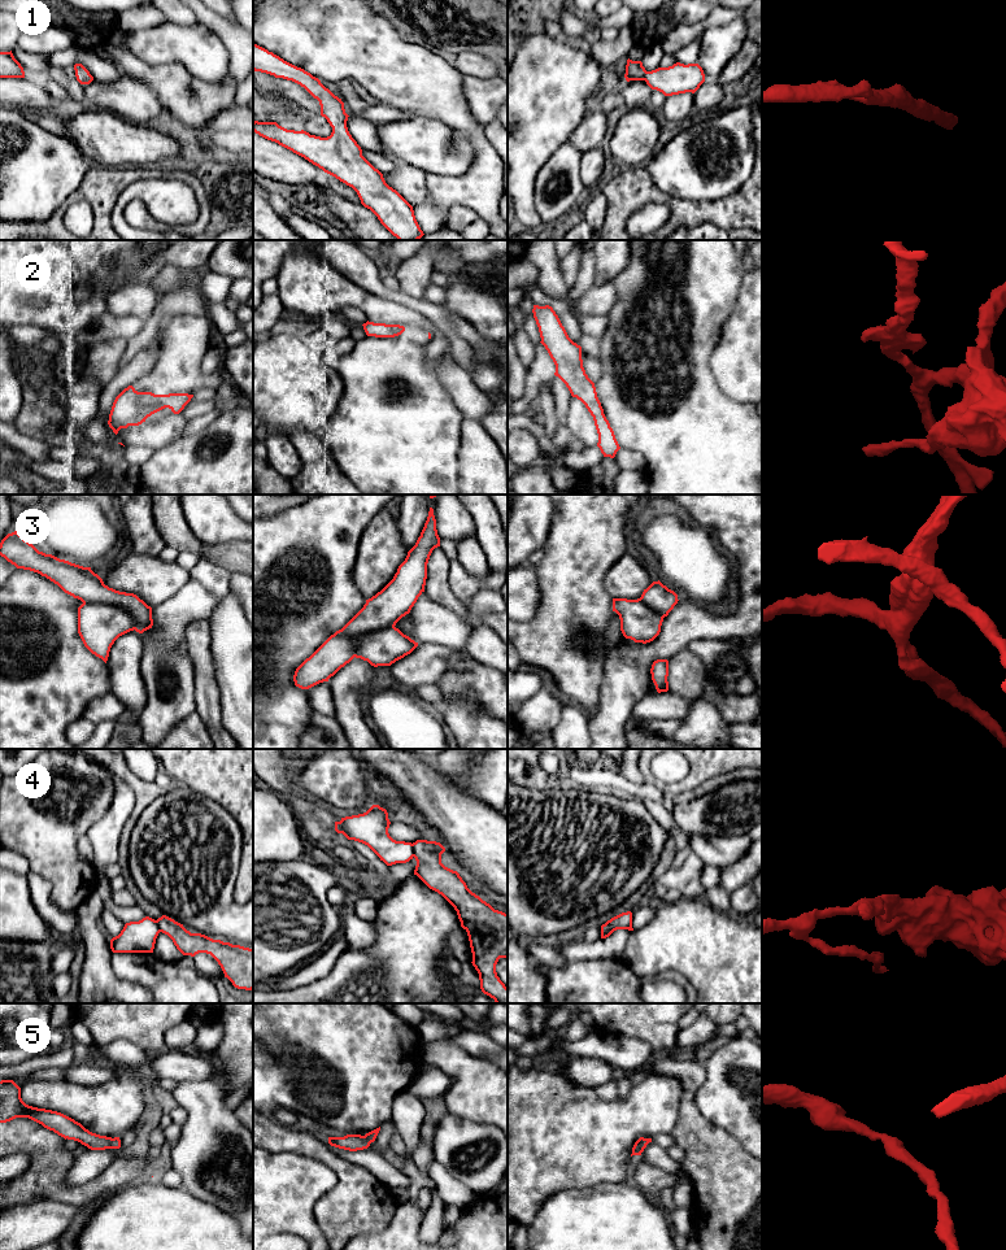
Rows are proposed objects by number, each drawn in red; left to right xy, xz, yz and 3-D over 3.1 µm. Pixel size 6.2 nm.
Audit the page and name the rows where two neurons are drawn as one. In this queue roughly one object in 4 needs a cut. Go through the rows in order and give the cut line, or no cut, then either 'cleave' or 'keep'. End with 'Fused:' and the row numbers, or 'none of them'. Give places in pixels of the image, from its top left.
1: no cut | keep
2: no cut | keep
3: no cut | keep
4: xz (412, 844), (414, 856) | cleave
5: no cut | keep
Fused: 4

